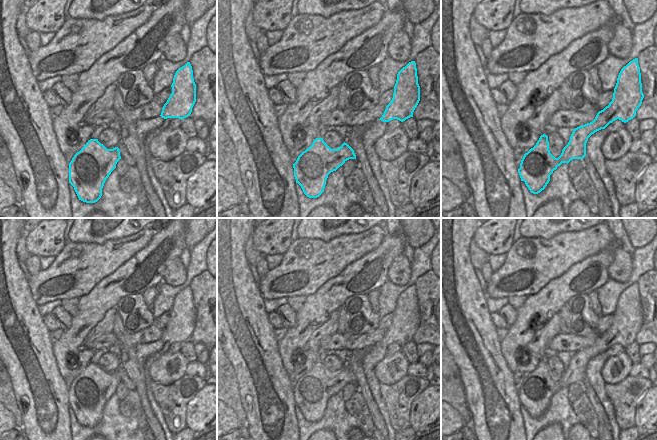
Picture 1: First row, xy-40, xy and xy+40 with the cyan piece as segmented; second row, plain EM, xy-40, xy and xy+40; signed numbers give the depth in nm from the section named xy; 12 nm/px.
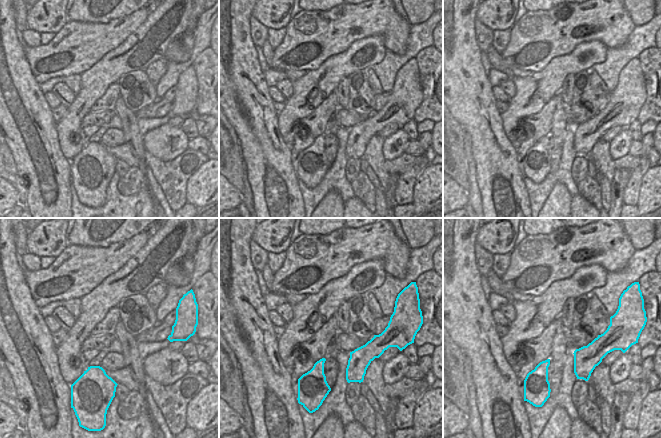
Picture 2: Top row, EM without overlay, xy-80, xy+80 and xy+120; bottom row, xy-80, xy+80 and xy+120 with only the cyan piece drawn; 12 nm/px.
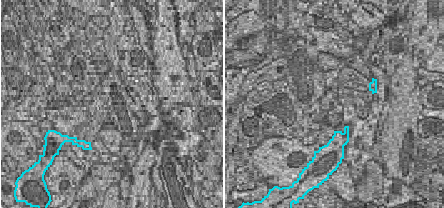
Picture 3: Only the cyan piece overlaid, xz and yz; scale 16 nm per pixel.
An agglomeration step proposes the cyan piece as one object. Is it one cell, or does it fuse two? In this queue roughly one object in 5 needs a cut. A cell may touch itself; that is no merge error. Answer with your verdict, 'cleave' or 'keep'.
keep

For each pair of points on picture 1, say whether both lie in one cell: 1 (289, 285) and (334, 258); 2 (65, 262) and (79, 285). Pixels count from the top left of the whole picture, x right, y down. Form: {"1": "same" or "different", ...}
{"1": "same", "2": "same"}

